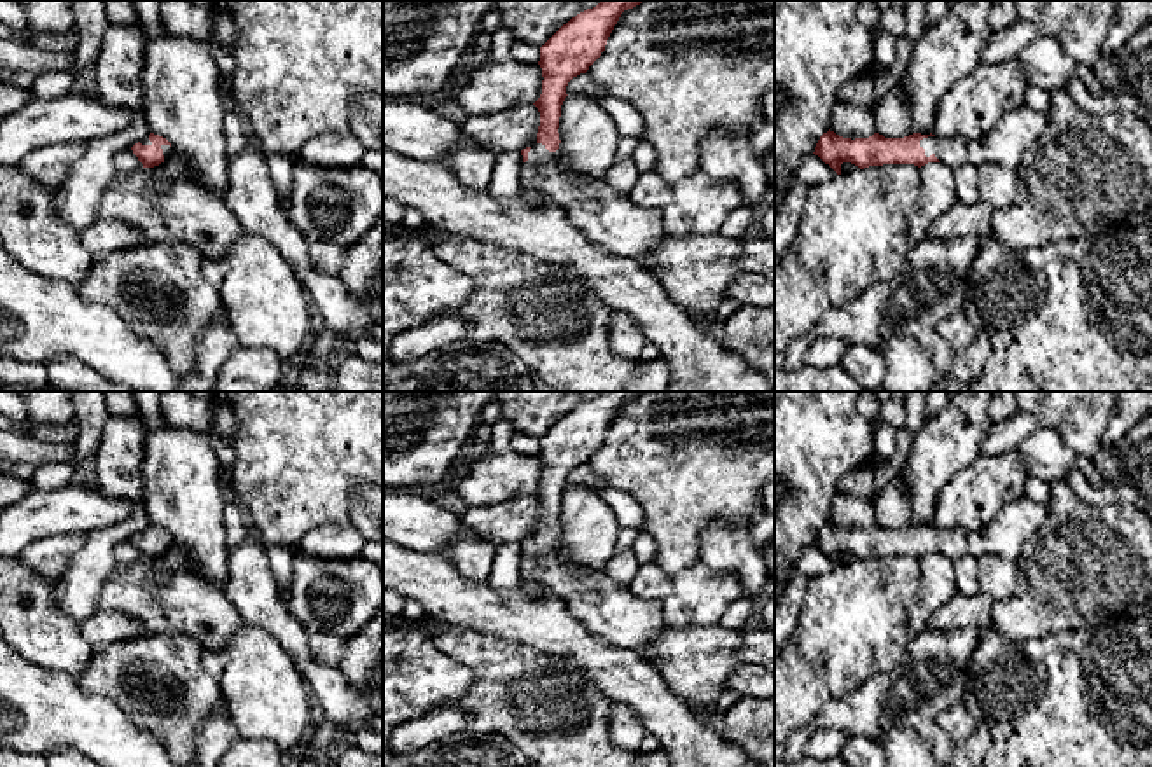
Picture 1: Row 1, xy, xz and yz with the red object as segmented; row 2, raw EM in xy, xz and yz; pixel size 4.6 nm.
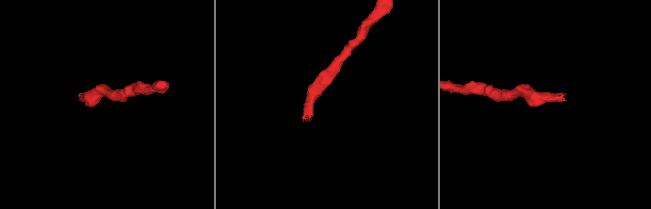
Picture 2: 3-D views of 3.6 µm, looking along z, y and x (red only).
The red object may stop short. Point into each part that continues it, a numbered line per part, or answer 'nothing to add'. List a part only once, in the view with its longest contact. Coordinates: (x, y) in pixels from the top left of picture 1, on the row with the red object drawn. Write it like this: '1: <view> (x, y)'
1: yz (953, 152)

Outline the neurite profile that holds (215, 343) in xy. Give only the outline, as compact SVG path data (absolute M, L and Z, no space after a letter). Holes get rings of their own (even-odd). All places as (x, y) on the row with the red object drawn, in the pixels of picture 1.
M224 311L199 332L194 351L196 369L182 377L178 391L212 391L219 369L239 346Z

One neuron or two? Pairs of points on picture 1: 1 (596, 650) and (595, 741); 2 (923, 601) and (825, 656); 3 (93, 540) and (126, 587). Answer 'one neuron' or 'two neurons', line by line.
1: two neurons
2: two neurons
3: two neurons

